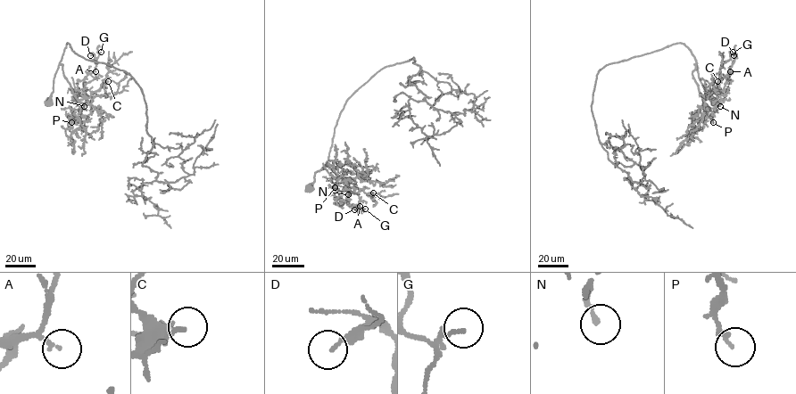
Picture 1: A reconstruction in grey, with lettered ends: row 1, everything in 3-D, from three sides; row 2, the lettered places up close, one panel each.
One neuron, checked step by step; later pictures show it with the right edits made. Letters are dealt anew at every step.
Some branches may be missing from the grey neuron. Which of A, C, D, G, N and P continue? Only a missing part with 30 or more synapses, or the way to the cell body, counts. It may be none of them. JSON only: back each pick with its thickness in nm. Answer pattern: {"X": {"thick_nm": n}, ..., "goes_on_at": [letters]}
{"goes_on_at": []}

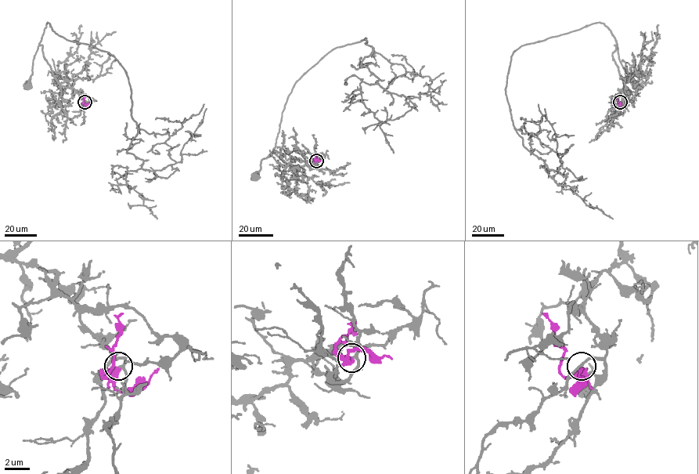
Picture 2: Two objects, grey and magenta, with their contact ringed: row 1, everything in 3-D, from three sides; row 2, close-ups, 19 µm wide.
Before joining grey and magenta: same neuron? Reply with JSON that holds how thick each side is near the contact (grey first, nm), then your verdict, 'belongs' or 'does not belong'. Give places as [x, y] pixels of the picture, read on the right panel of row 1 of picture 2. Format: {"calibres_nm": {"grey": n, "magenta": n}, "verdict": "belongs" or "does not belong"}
{"calibres_nm": {"grey": 170, "magenta": 500}, "verdict": "does not belong"}

